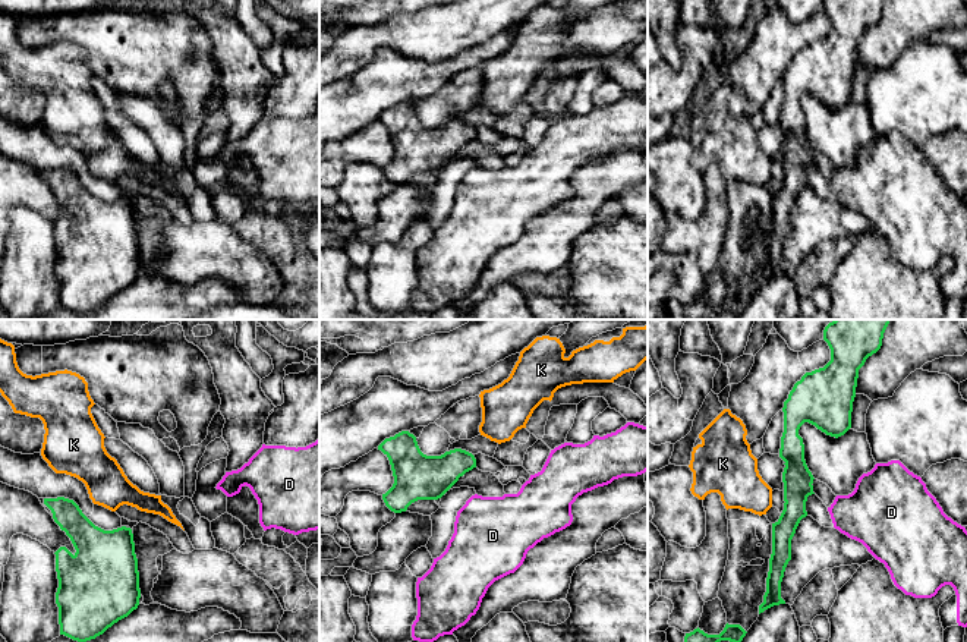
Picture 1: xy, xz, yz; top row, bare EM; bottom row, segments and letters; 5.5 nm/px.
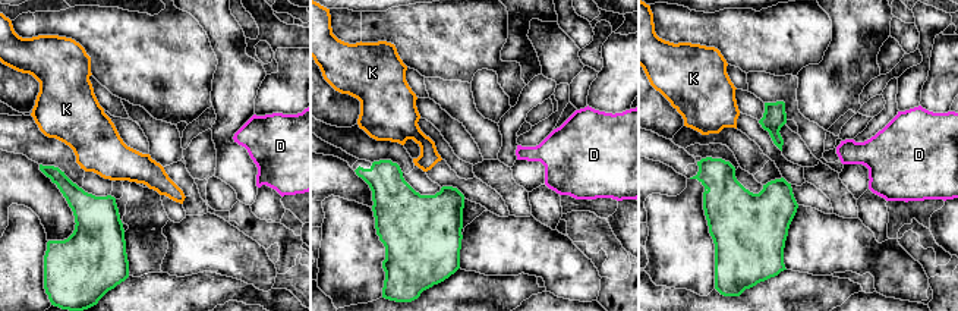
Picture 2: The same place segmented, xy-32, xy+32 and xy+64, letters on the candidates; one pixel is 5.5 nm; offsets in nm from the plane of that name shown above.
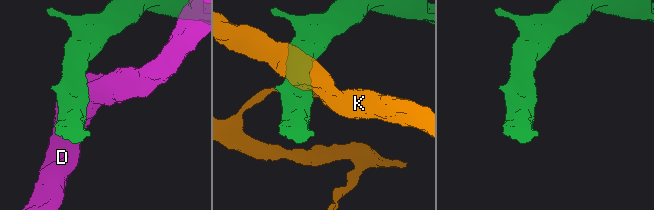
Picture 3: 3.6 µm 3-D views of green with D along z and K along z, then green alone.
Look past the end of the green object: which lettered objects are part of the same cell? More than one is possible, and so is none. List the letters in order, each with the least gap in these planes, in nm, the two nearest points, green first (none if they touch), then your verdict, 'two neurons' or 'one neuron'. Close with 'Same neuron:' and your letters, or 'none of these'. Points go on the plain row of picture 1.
D: gap 110 nm; span yz (813, 164), (828, 179); two neurons
K: gap 70 nm; span yz (783, 182), (771, 178); two neurons
Same neuron: none of these

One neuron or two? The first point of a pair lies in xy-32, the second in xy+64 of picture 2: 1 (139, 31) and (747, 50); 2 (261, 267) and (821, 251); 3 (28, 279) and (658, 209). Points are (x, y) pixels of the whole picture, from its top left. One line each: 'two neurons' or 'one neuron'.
1: one neuron
2: one neuron
3: one neuron

